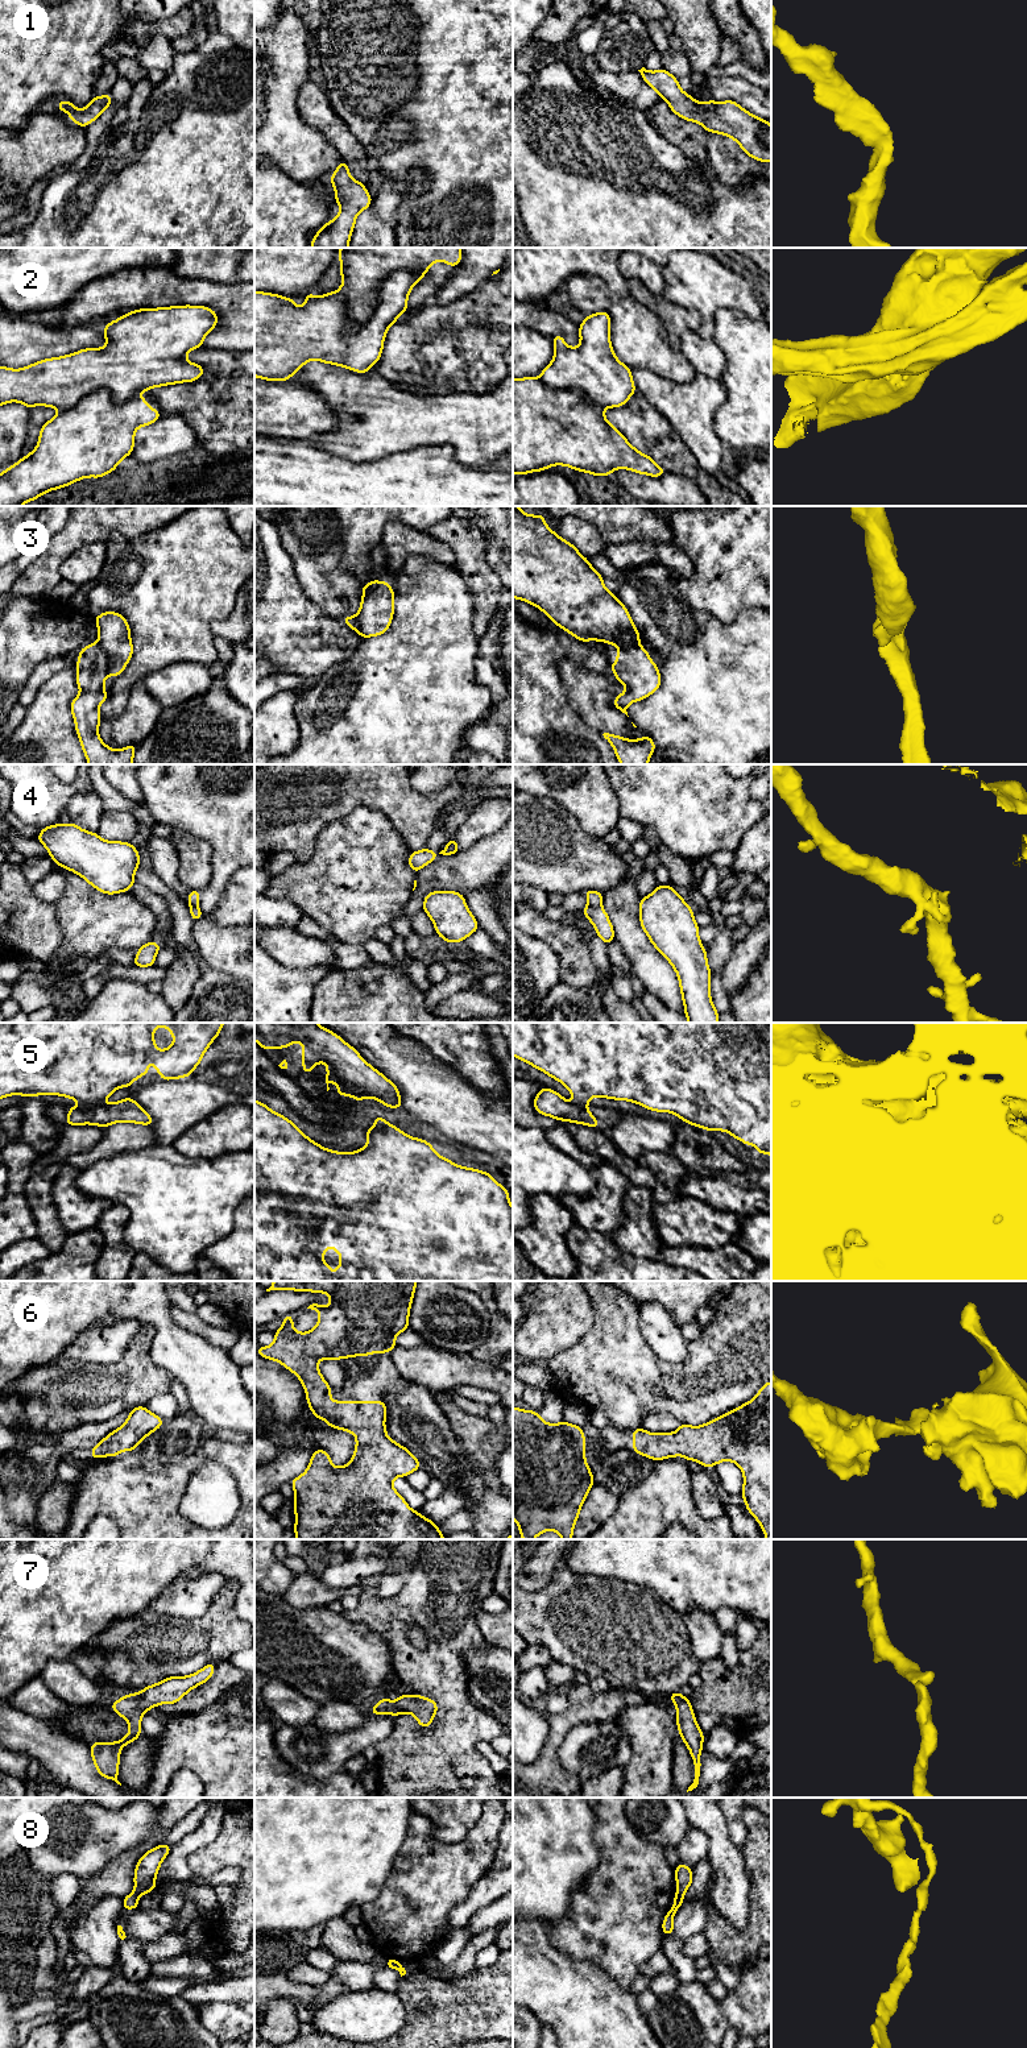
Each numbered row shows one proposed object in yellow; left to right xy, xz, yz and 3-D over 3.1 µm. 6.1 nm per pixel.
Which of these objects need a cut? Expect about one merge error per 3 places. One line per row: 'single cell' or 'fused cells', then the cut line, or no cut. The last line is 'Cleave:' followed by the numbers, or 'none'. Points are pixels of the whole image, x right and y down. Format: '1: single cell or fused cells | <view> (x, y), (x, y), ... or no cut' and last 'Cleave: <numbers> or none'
1: single cell | no cut
2: fused cells | xz (423, 273), (393, 272), (381, 284), (372, 314), (346, 330)
3: fused cells | xy (98, 642), (106, 654), (108, 674)
4: fused cells | yz (588, 904), (593, 907), (600, 906)
5: fused cells | xy (98, 1102), (82, 1105)
6: single cell | no cut
7: single cell | no cut
8: fused cells | yz (676, 1890), (682, 1895)
Cleave: 2, 3, 4, 5, 8

